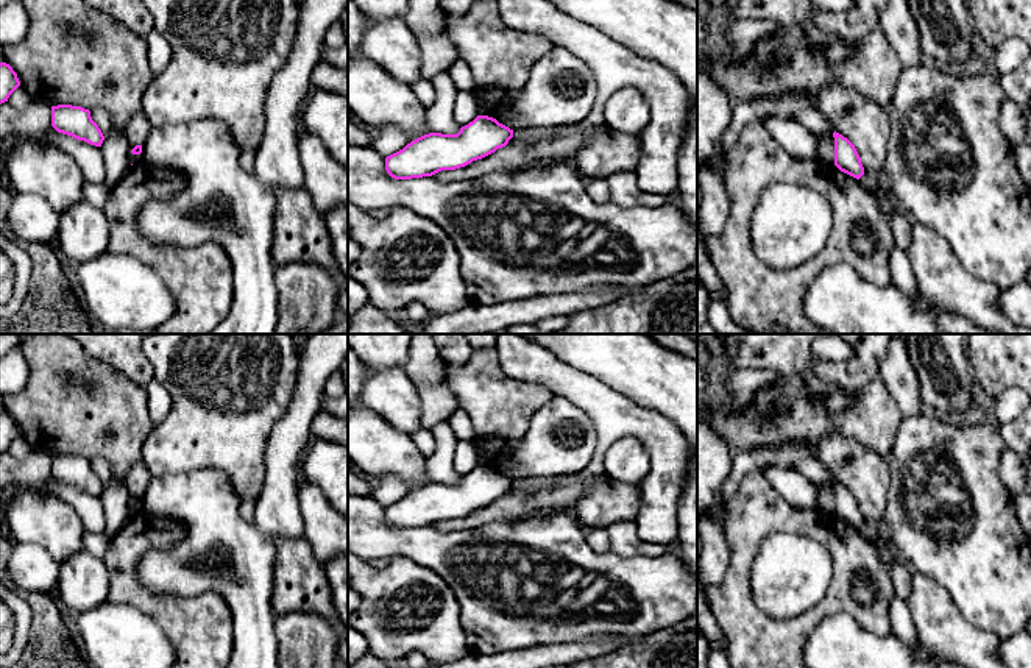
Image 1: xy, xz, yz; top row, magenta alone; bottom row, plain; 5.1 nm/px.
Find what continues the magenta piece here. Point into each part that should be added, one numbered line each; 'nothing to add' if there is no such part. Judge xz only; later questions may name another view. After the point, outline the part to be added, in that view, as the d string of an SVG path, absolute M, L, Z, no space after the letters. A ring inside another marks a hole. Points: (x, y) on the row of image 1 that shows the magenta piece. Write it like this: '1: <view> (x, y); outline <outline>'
nothing to add

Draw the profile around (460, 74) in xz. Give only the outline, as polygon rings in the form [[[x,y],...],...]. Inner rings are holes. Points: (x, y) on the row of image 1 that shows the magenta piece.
[[[457,58],[446,72],[451,75],[459,92],[476,91],[473,73],[462,58]]]

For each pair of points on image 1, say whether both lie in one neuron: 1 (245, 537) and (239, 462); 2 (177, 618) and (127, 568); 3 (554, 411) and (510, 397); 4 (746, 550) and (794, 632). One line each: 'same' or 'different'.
1: different
2: same
3: different
4: same

